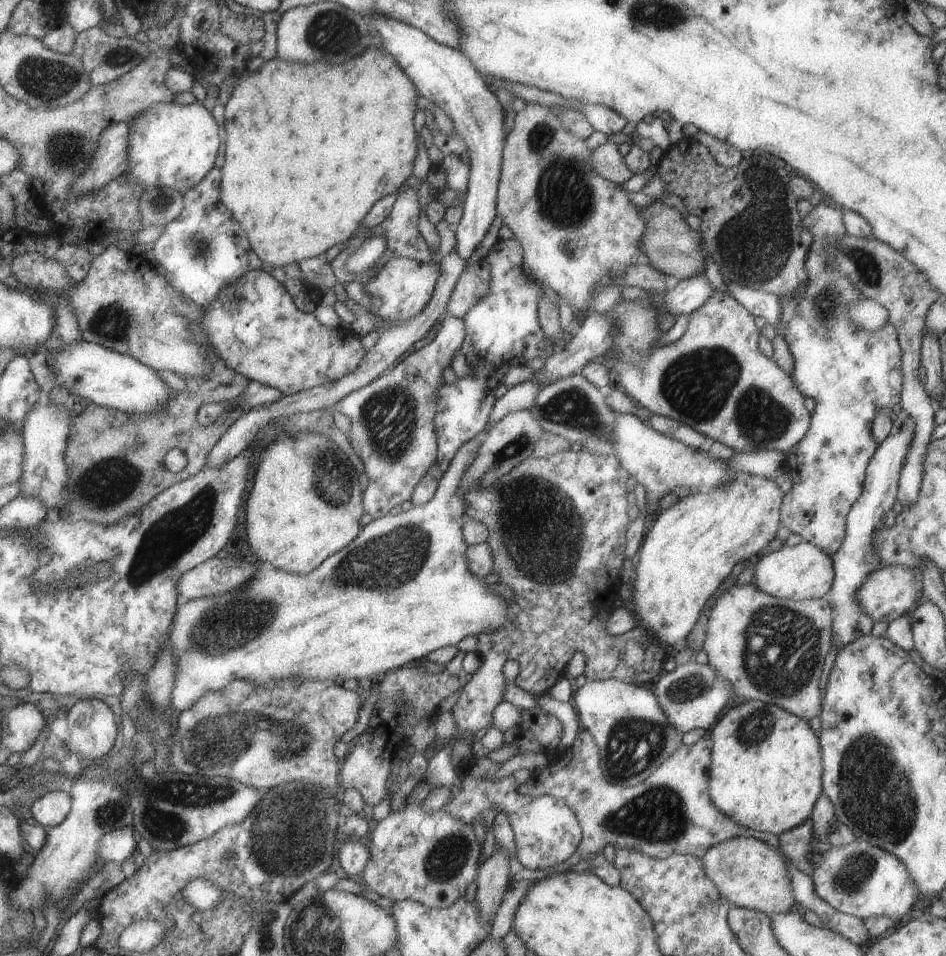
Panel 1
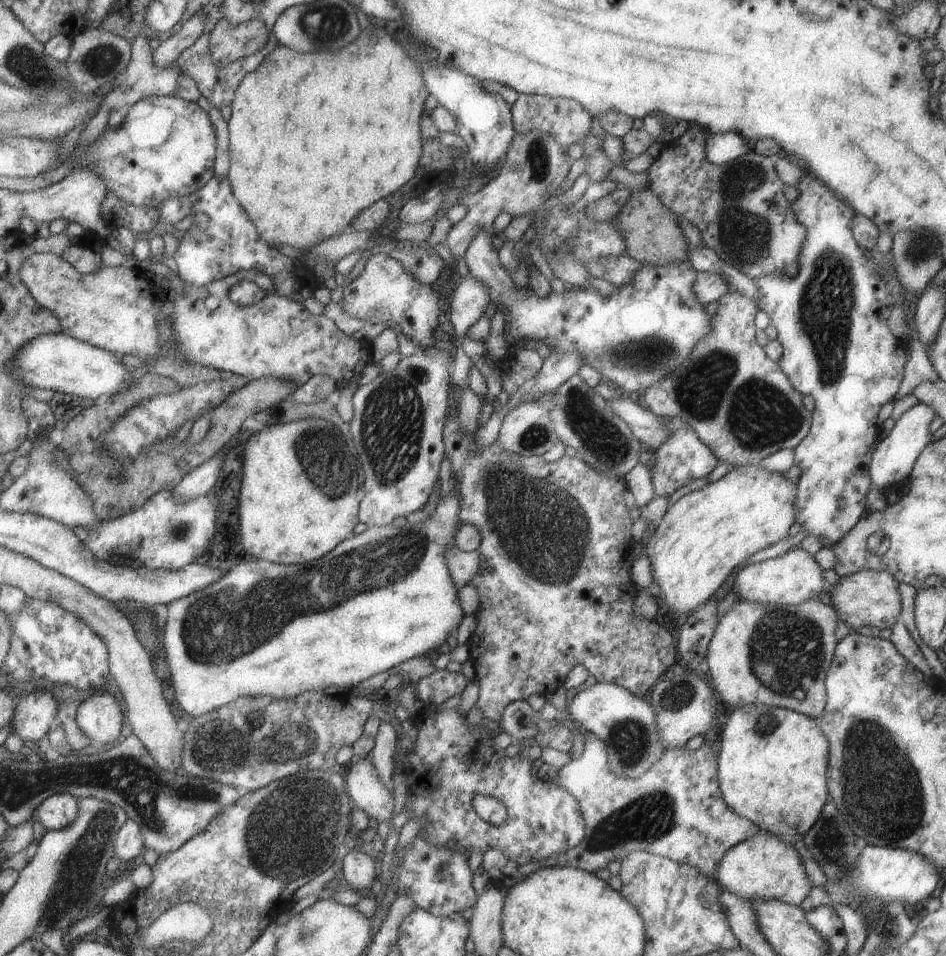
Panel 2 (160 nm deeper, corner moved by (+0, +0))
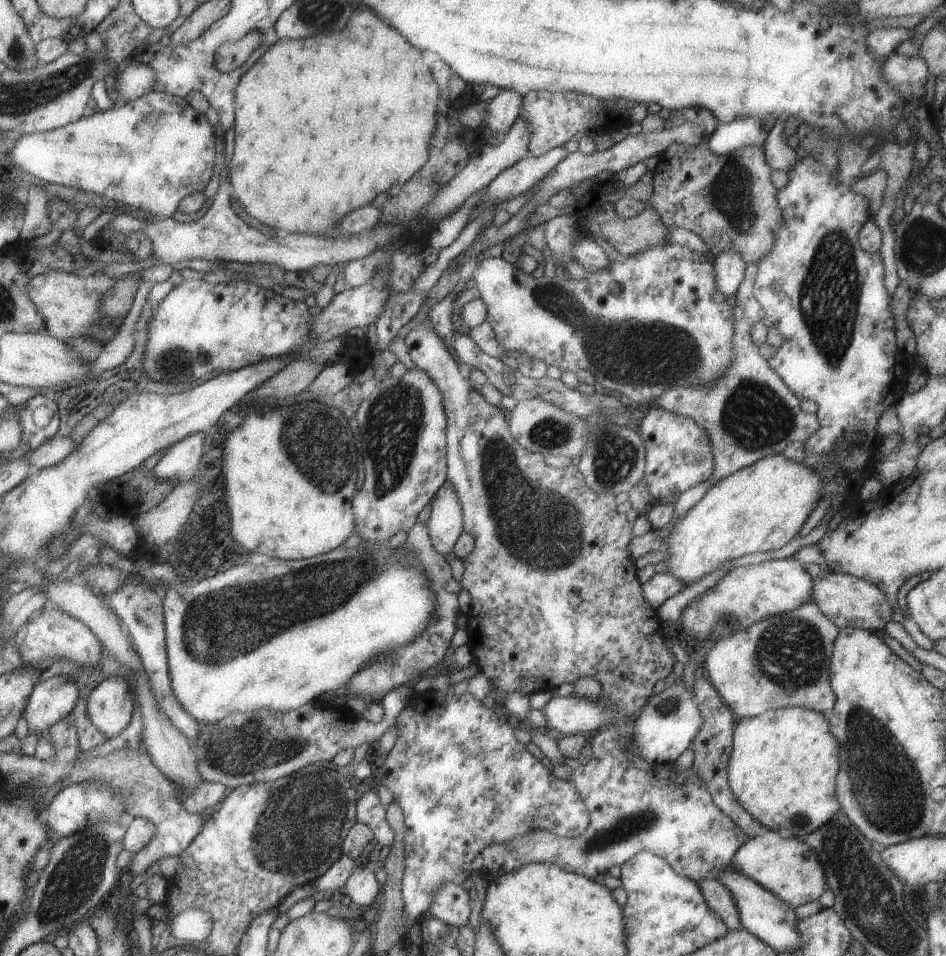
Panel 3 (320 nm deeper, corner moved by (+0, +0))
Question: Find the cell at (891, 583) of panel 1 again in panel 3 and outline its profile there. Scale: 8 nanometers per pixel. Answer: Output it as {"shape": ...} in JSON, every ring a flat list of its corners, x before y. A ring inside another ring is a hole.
{"shape":[[831,570,813,579,810,600,839,629,853,627,874,633,883,631,883,627,894,613,879,588,866,580]]}

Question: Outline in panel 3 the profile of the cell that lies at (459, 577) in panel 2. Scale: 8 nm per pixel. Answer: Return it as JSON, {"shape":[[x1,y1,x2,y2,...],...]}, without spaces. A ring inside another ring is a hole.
{"shape":[[449,482,435,492,430,501,431,510,426,521,429,542,441,556,453,554,453,544,462,532,462,516,459,500]]}

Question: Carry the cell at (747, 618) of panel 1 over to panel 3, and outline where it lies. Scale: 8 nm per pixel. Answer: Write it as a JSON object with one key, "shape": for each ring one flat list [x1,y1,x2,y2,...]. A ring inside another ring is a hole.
{"shape":[[811,600,799,605,796,609,789,612,782,612,778,615,767,617,766,619,756,622,754,625,749,626,747,630,735,631,732,635,718,640,713,646,710,646,704,656,704,661,701,666,701,671,705,678,715,687,720,699,729,707,729,710,737,716,737,718,749,718,760,714,765,711,775,709,782,709,783,707,801,707,809,710,814,710,828,715,834,705,834,694,830,687,828,679,828,668,830,663,830,656,832,655,832,646,835,637,838,635,838,629,820,610,815,606]]}

